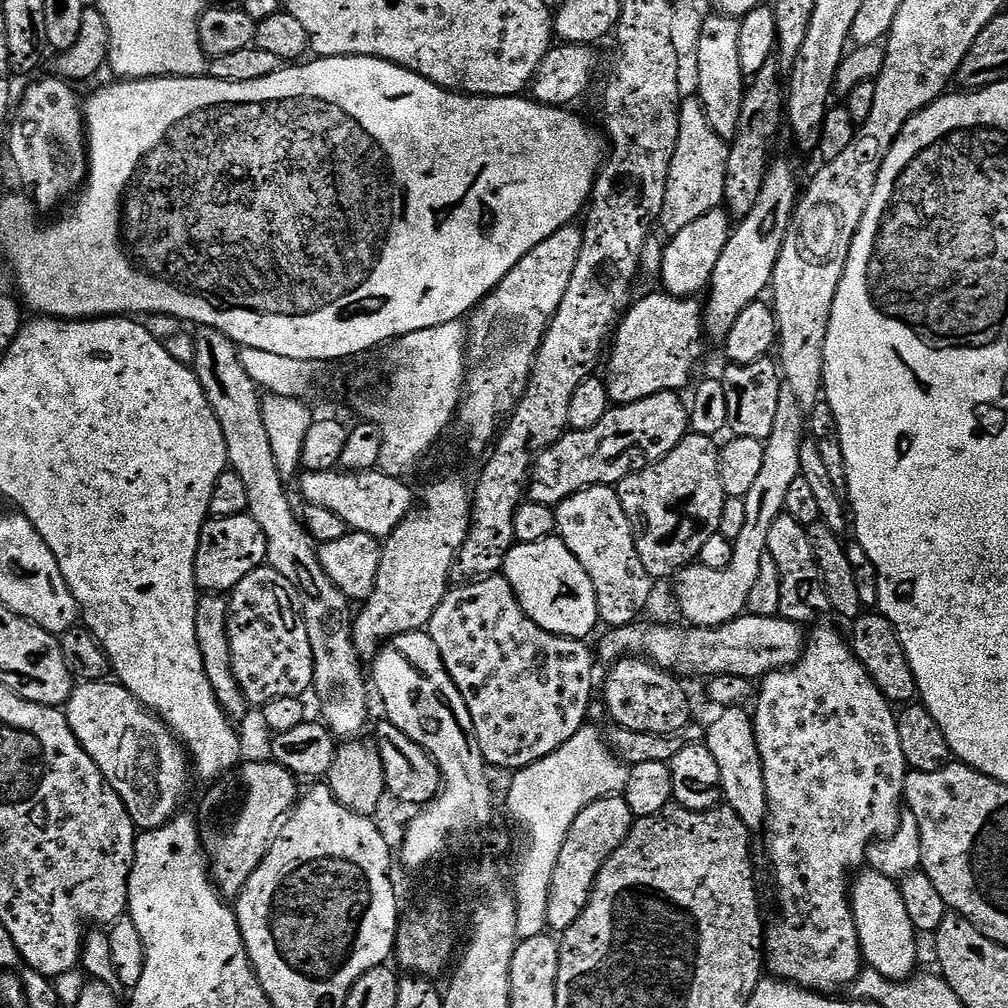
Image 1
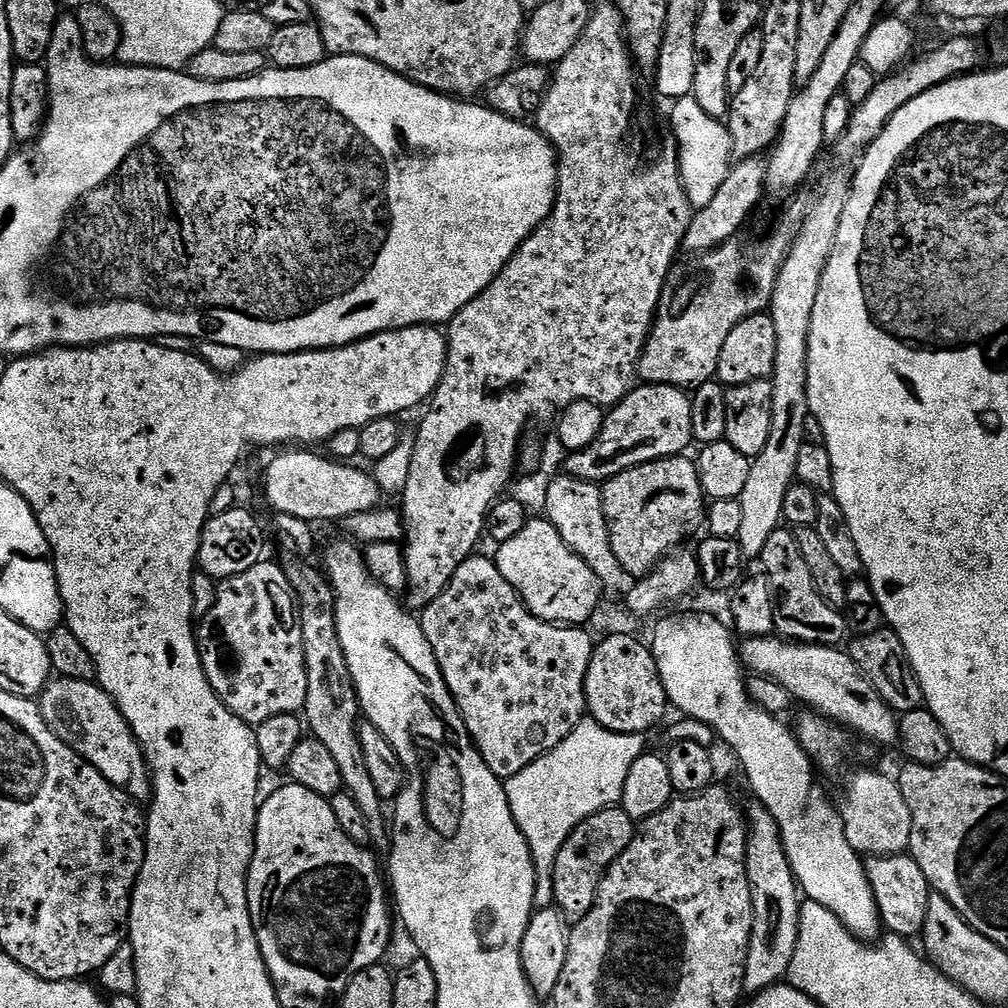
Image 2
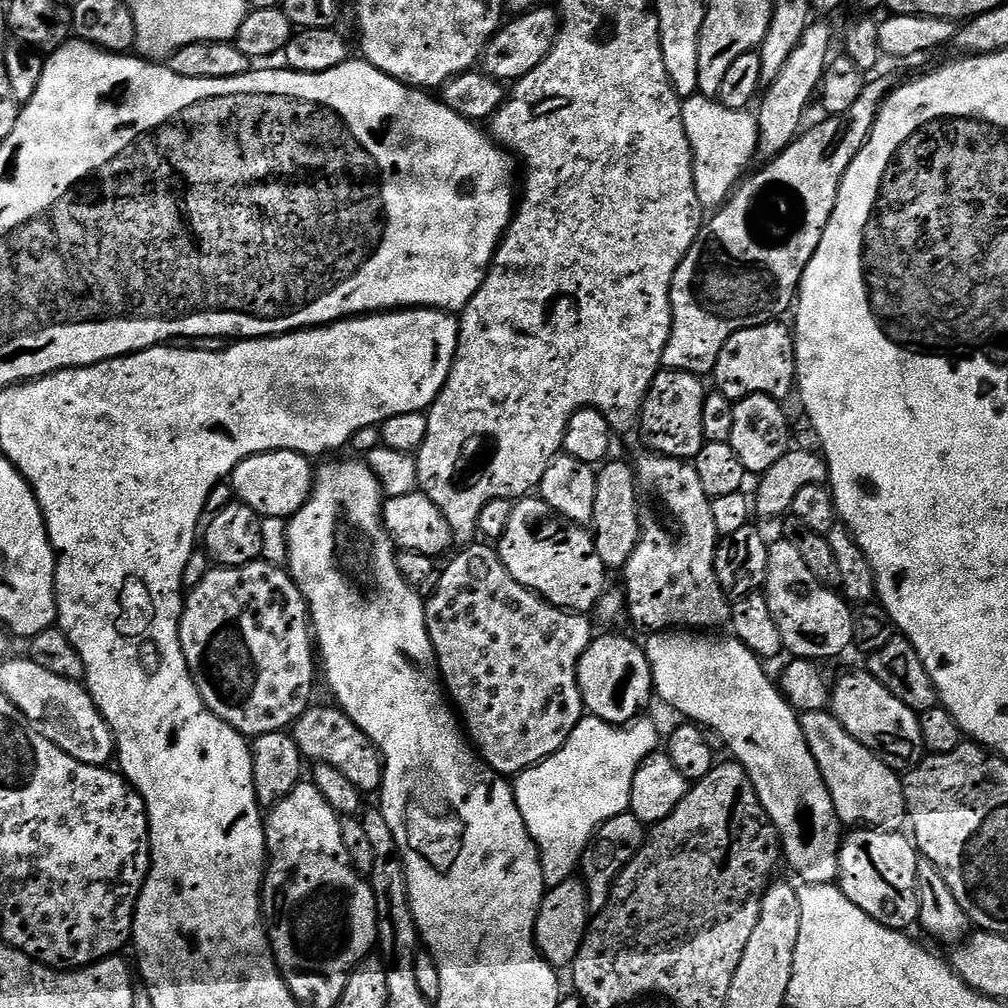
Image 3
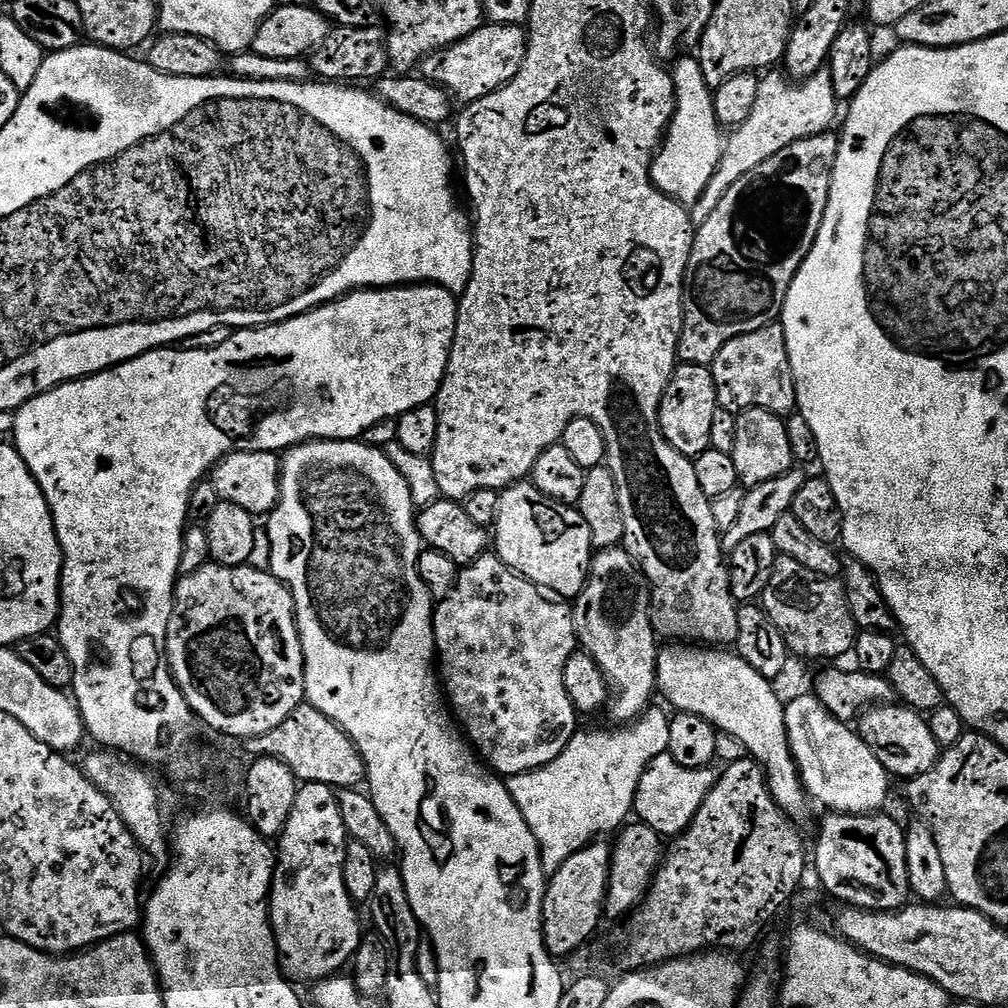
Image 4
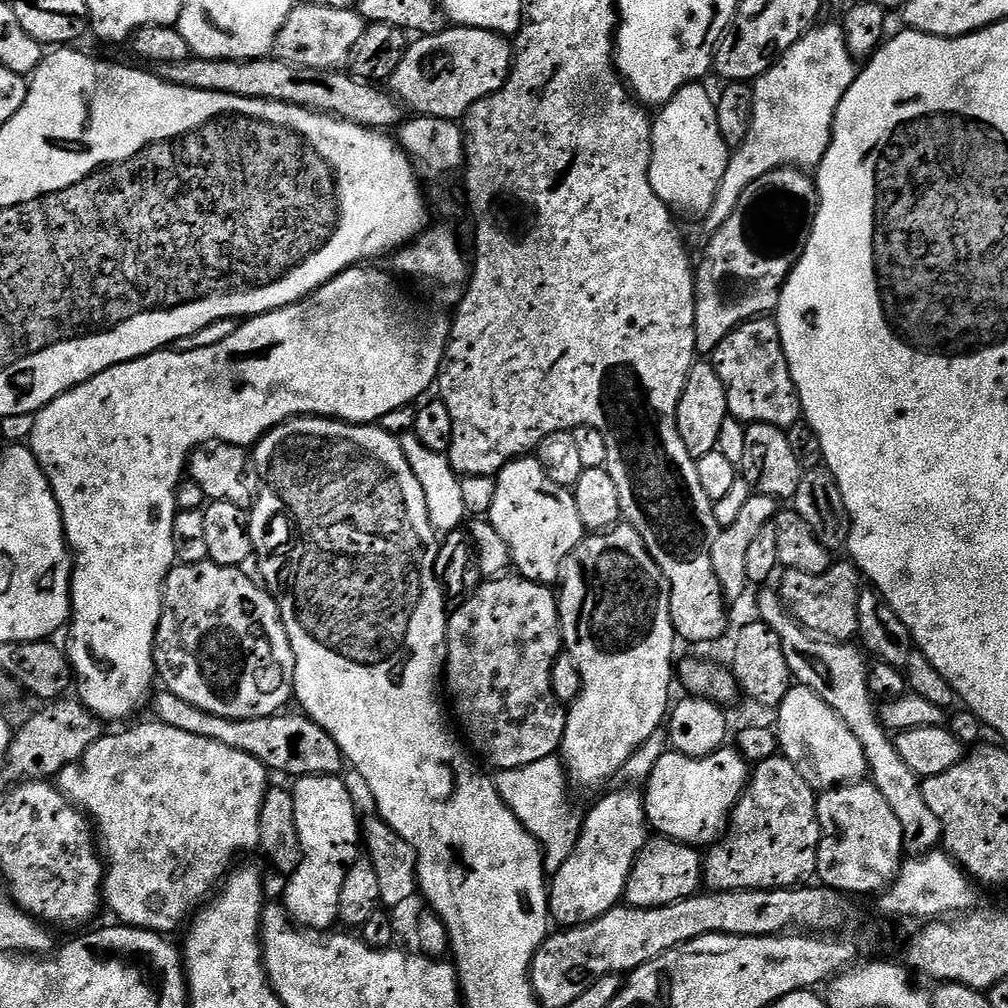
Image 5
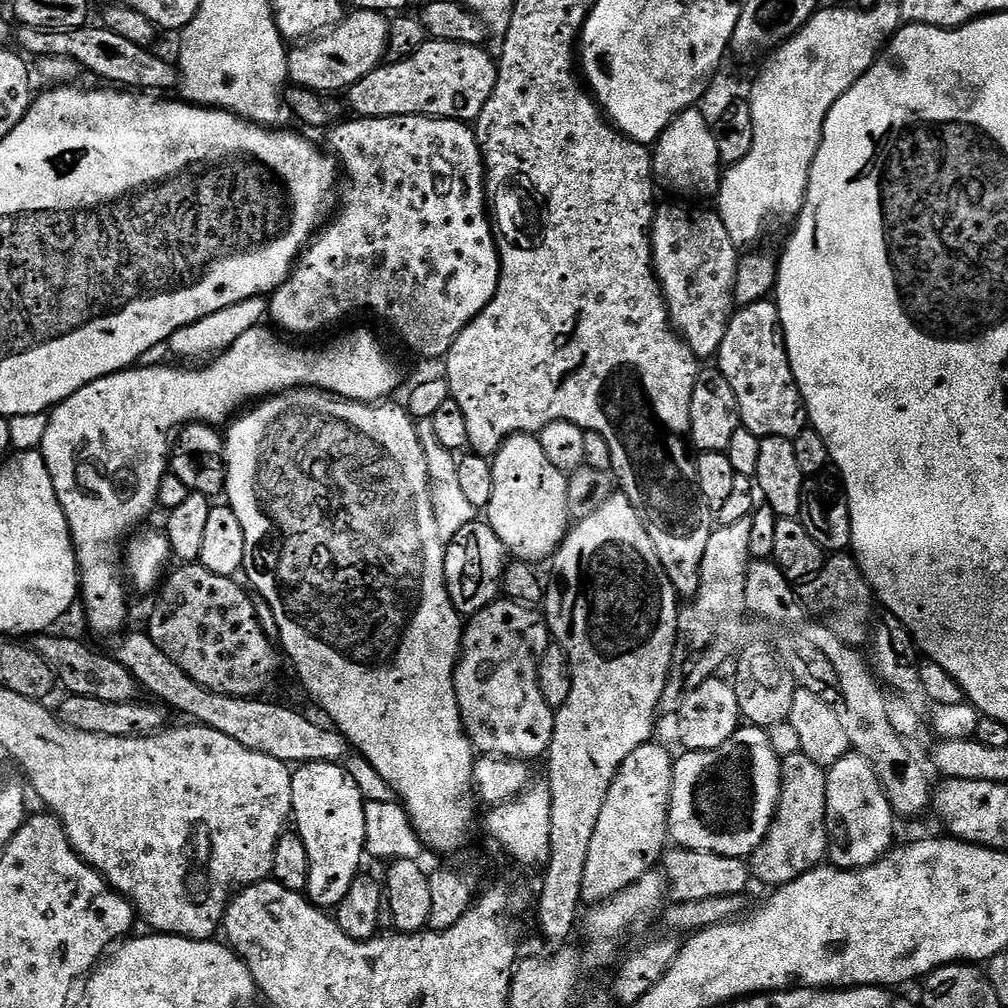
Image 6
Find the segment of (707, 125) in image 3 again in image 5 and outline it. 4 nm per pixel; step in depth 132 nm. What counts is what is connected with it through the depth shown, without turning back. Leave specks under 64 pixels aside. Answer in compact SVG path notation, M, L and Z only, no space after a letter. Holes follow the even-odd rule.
M839 23L813 26L808 33L786 54L781 56L768 71L754 81L754 110L752 111L752 129L743 144L731 153L726 174L722 178L722 186L716 195L714 216L717 221L725 220L732 211L738 198L762 174L770 174L772 170L795 166L801 170L815 169L822 162L826 150L832 141L832 123L836 120L836 111L850 86L856 81L858 64L846 48L846 38Z

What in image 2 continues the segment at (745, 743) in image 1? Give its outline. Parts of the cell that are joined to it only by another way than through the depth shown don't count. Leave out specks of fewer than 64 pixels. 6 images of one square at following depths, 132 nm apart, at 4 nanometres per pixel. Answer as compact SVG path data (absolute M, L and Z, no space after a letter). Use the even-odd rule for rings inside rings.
M759 802L746 808L748 845L746 846L746 874L750 882L752 899L752 937L744 965L744 991L757 994L773 988L787 977L788 967L794 958L800 933L800 906L802 893L797 885L790 862L786 858L778 822Z

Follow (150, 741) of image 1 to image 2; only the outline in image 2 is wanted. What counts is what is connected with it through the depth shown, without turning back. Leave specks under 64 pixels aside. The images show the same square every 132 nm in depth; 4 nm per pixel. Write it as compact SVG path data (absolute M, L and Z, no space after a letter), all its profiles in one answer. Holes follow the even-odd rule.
M56 678L38 697L40 713L76 753L86 762L95 766L116 788L128 793L133 800L144 802L152 795L152 782L144 751L135 734L130 730L126 718L116 709L116 704L101 690L99 684L91 680L66 680Z

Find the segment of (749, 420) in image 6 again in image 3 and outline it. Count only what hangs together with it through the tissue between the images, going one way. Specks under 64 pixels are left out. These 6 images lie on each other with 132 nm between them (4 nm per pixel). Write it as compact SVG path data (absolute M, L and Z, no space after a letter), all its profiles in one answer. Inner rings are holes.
M773 322L762 326L750 326L738 330L722 346L714 373L715 391L721 392L733 402L750 394L766 394L783 401L784 396L793 395L796 388L796 341L791 327L784 322Z

